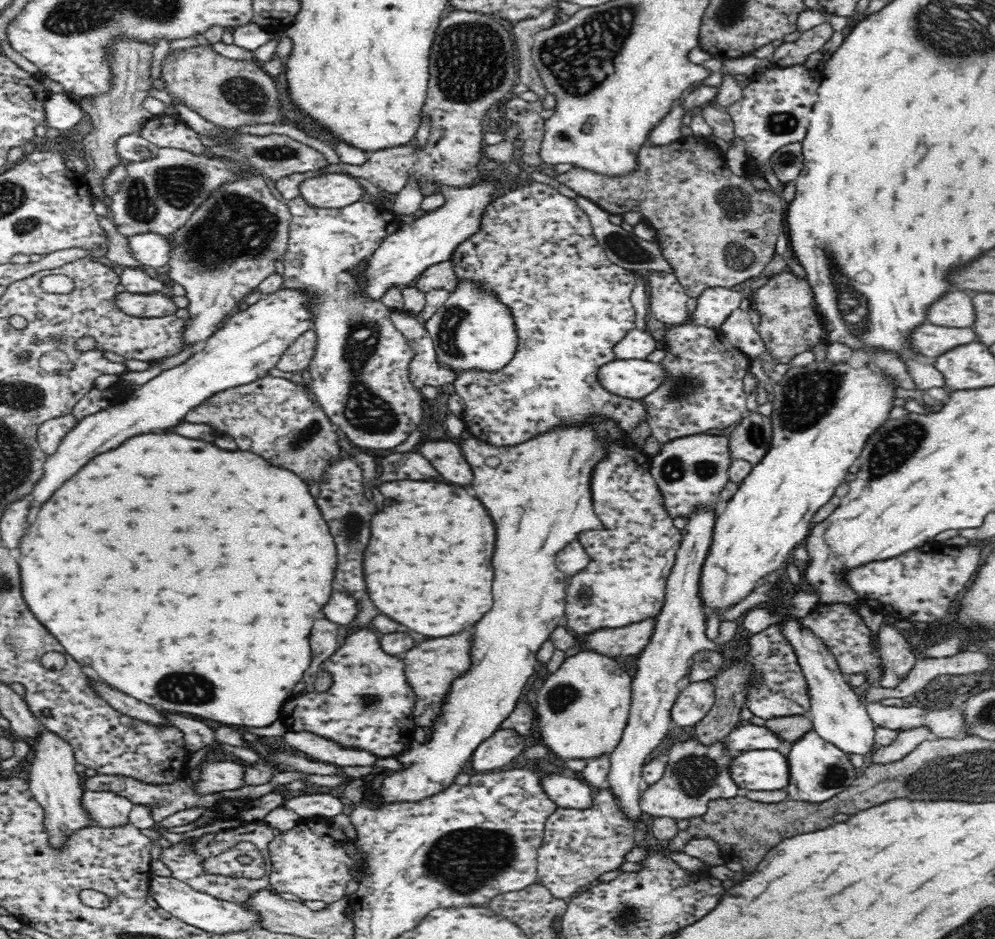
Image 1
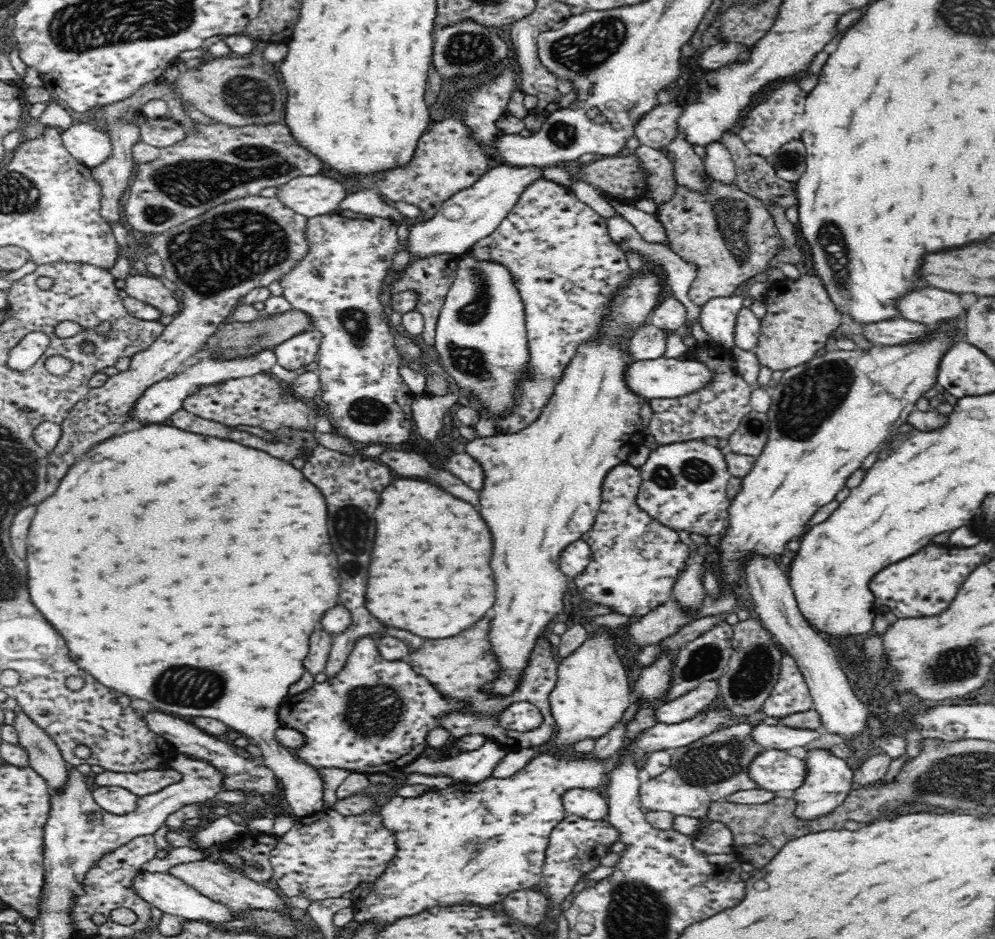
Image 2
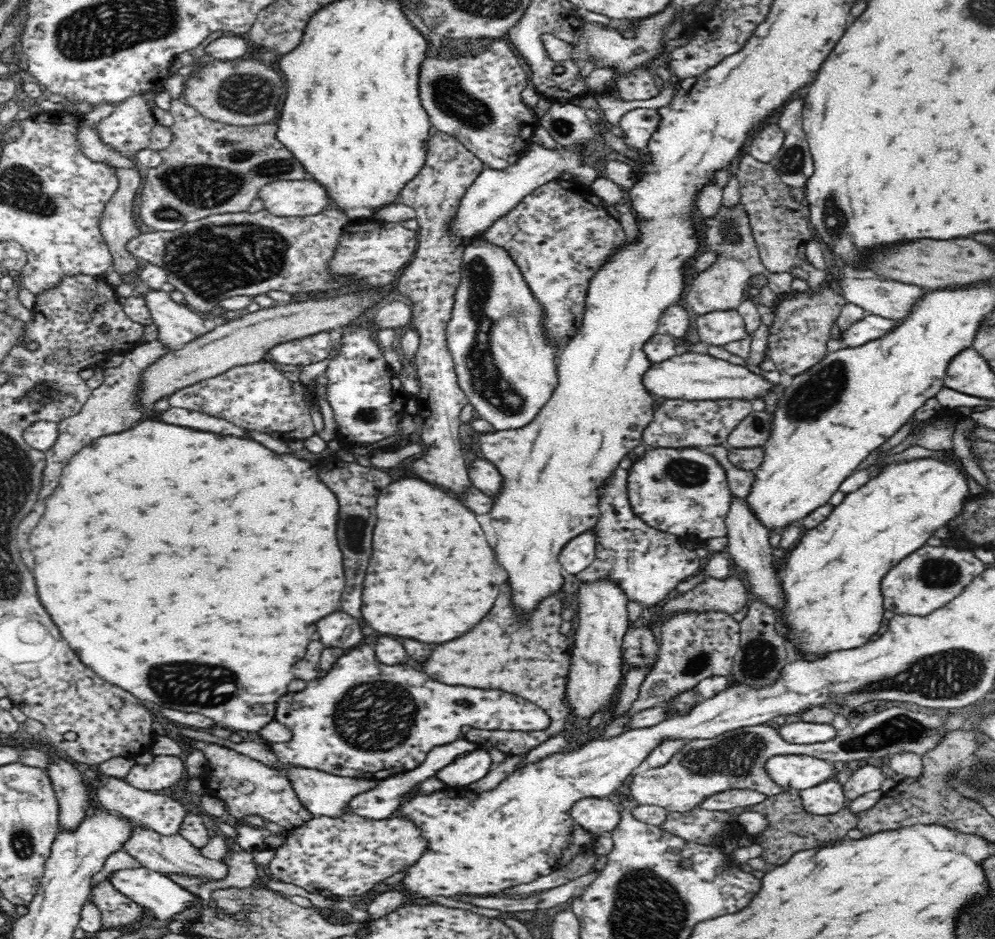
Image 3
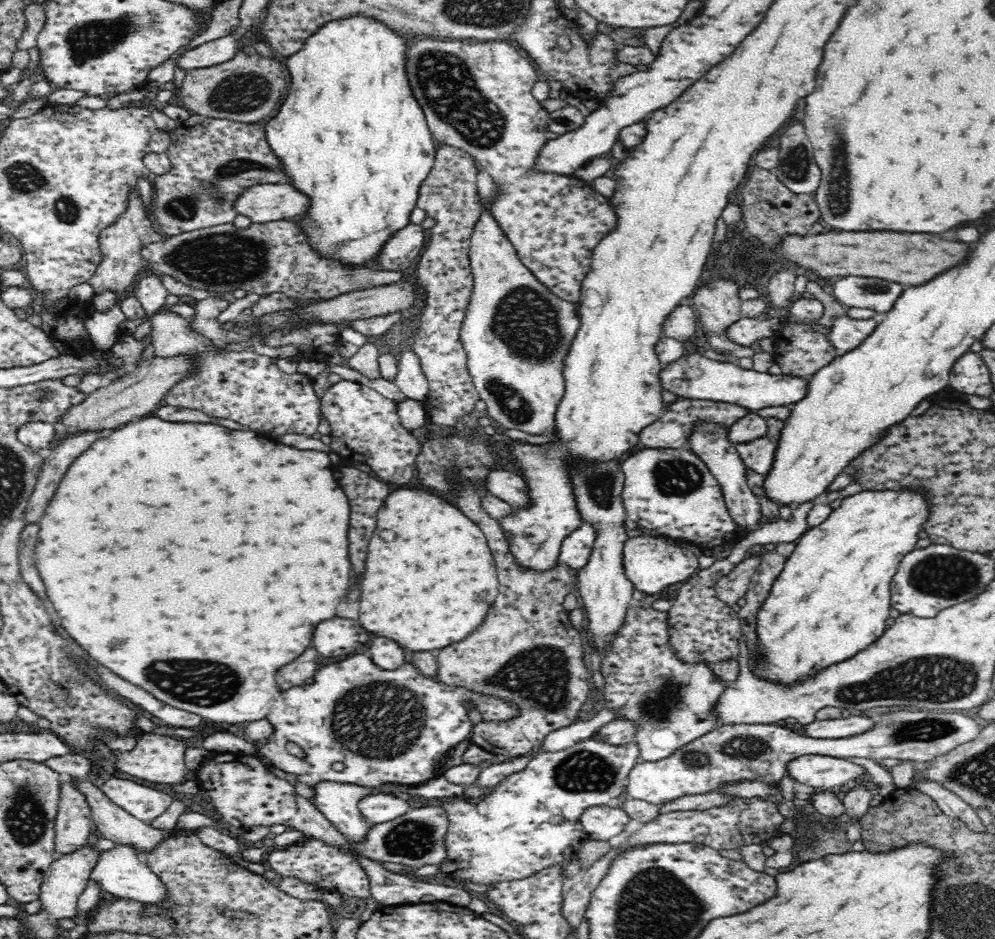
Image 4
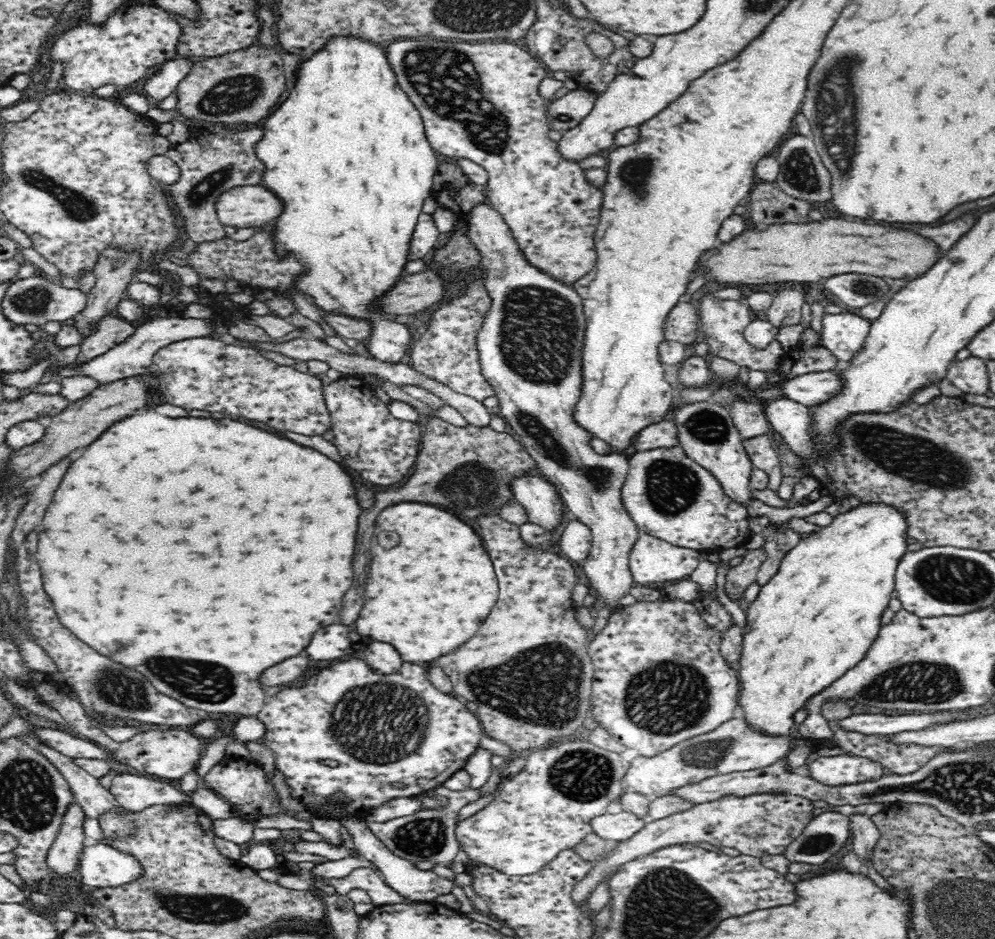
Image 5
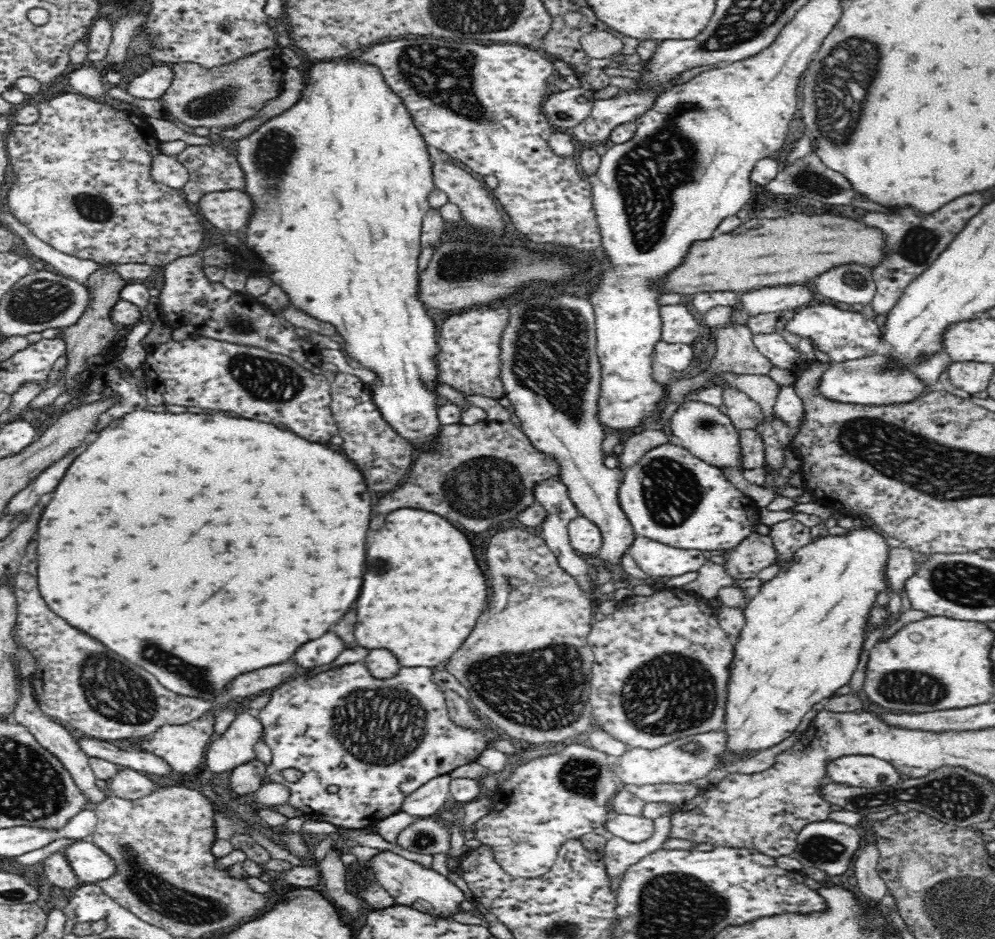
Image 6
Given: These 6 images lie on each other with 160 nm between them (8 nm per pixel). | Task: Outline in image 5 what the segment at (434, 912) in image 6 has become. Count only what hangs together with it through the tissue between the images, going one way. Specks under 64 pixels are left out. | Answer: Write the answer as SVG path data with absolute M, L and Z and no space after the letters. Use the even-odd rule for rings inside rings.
M352 816L352 818L340 820L340 822L343 827L352 831L354 849L357 854L362 854L374 866L373 868L376 868L386 886L392 887L402 898L409 900L409 902L435 902L434 900L438 896L450 894L454 886L460 886L461 888L471 886L471 875L468 872L456 874L454 880L446 880L432 869L419 870L413 862L394 854L379 838L376 838L368 827L366 820L357 820L356 816Z

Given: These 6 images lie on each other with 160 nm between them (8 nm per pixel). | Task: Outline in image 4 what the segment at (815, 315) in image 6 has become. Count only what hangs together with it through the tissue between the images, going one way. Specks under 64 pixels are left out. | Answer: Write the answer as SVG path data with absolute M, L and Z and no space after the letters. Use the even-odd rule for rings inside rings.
M848 315L836 316L832 318L827 340L839 353L848 353L860 346L877 324L878 319L857 320Z

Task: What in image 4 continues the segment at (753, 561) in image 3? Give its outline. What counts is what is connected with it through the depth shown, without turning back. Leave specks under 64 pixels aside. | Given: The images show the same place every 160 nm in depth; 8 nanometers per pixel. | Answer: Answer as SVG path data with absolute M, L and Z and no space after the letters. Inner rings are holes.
M700 419L693 424L687 438L687 447L692 454L695 454L713 474L713 477L720 485L723 497L725 498L726 506L728 507L730 515L733 516L734 522L739 524L739 527L749 532L758 530L761 523L760 503L758 503L758 496L750 489L746 472L749 468L744 463L742 455L738 453L736 444L730 441L730 431L728 425L718 423L718 421L710 421L710 419Z

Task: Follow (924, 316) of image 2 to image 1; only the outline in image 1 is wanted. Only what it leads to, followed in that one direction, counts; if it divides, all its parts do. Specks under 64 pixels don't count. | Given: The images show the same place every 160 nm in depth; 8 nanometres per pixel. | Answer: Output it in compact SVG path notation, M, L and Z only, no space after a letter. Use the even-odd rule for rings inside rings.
M950 292L950 294L944 294L944 298L940 298L940 300L933 300L932 304L926 308L924 316L926 322L930 324L954 328L972 327L975 317L971 298L964 292Z

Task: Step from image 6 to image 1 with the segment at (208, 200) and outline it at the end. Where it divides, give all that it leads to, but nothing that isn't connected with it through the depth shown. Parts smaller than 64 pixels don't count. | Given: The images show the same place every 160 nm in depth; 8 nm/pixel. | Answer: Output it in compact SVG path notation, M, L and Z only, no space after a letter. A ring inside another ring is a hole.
M320 174L304 178L298 184L299 198L318 209L354 206L364 195L364 188L354 178L343 174Z

